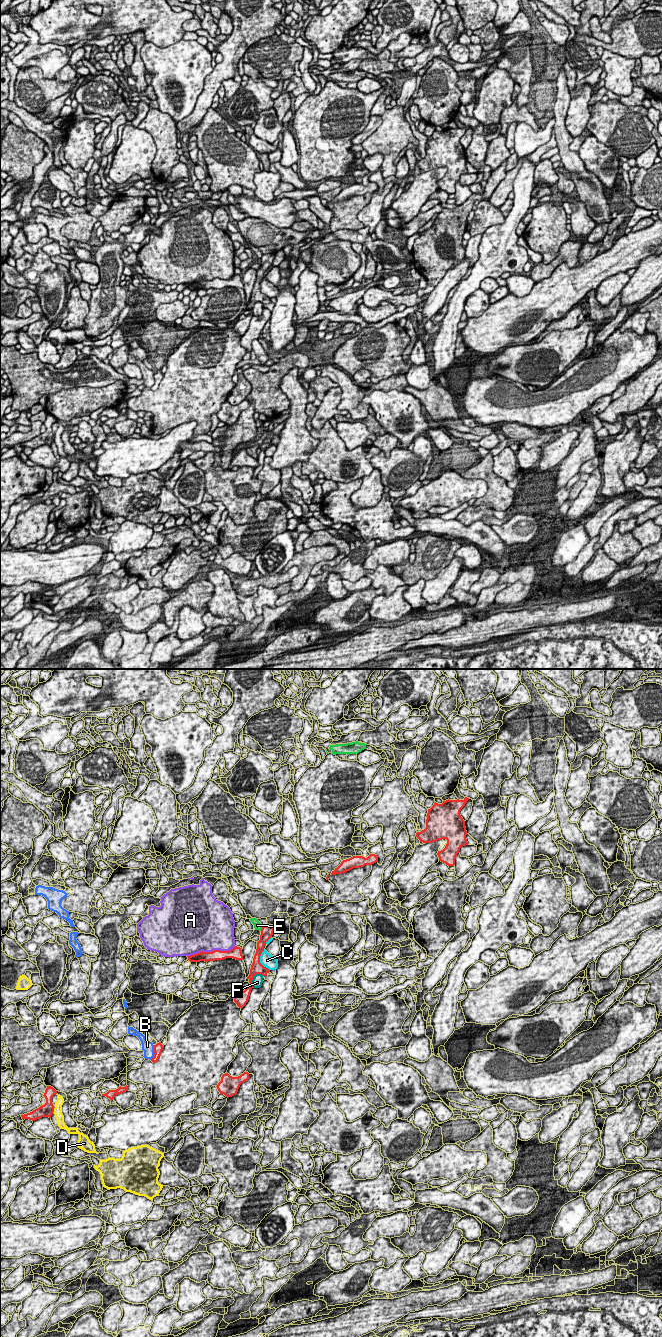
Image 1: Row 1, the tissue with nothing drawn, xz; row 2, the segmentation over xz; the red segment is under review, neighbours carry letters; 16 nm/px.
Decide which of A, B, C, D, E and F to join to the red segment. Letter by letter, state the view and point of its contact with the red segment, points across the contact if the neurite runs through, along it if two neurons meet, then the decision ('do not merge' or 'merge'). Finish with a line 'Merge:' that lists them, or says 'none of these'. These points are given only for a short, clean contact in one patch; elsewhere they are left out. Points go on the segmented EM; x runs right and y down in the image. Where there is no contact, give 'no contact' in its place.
A: xz (212, 951) | do not merge
B: xz (154, 1052) | do not merge
C: xz (259, 960) | do not merge
D: xz (53, 1109) | do not merge
E: xz (262, 928) | along xz (263, 926), (260, 930) | do not merge
F: xz (253, 977) | along xz (262, 974), (254, 976), (252, 987) | do not merge
Merge: none of these

